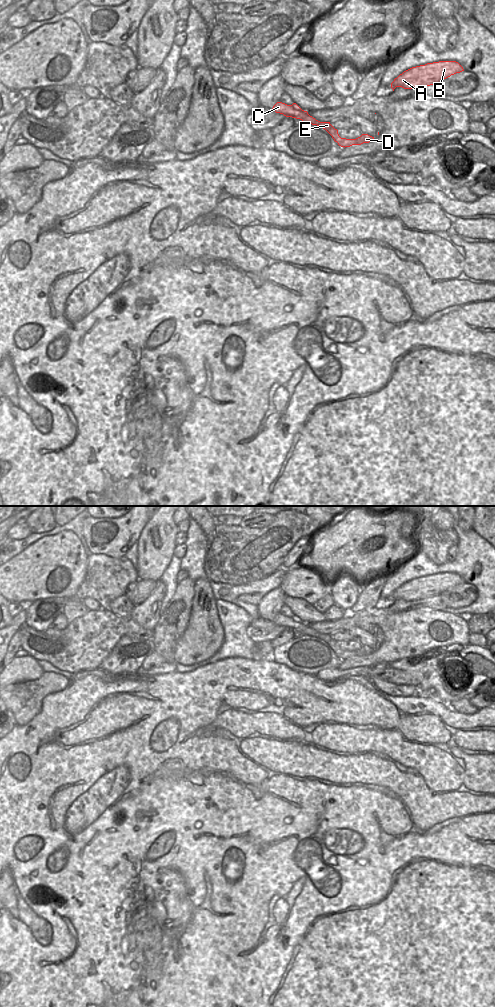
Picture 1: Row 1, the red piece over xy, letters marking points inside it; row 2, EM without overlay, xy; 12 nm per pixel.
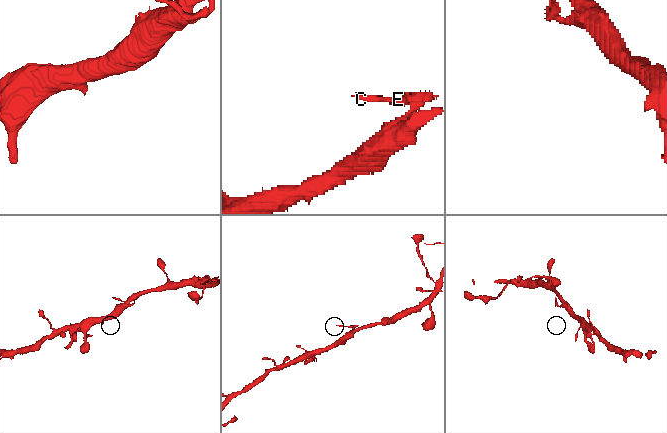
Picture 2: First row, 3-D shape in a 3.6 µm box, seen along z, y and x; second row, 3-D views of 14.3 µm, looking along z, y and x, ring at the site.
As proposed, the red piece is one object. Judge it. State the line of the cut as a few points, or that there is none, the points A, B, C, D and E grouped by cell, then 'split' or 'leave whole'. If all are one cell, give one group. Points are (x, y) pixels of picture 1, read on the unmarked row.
no cut; A B C D E; leave whole

